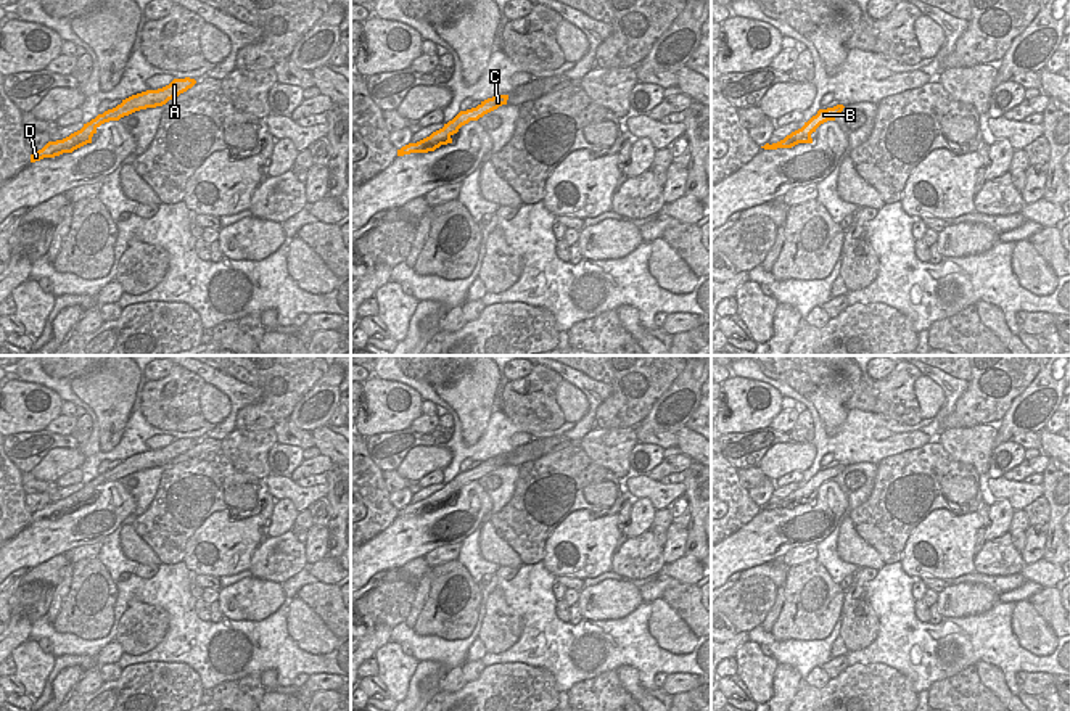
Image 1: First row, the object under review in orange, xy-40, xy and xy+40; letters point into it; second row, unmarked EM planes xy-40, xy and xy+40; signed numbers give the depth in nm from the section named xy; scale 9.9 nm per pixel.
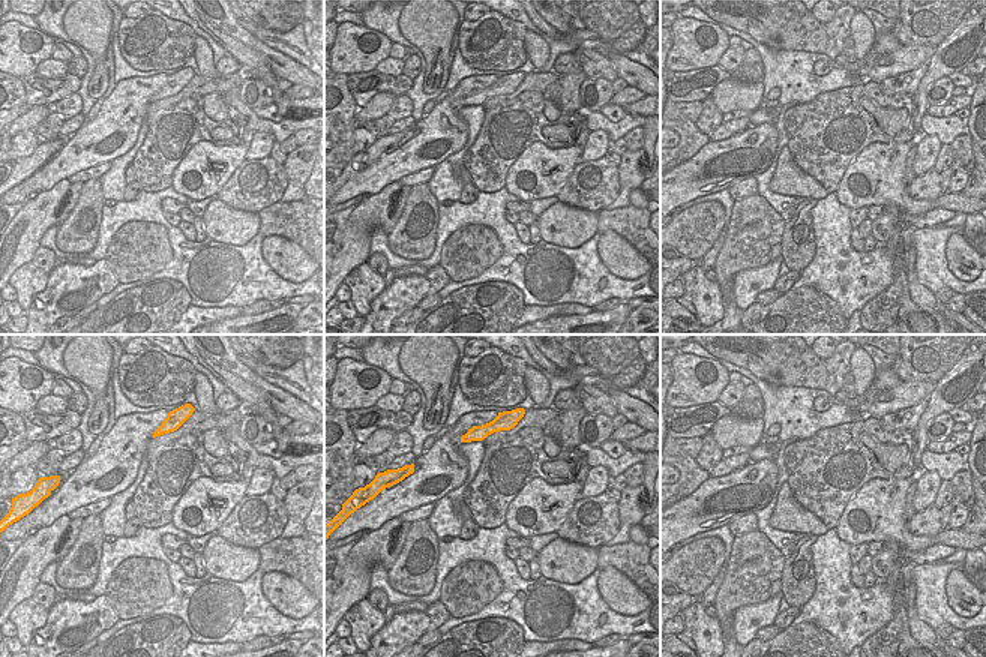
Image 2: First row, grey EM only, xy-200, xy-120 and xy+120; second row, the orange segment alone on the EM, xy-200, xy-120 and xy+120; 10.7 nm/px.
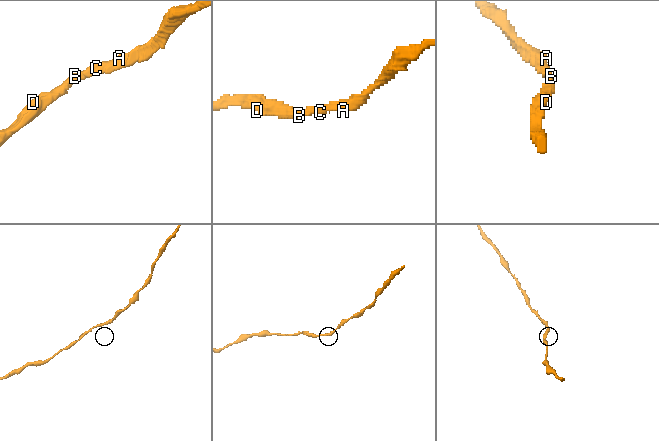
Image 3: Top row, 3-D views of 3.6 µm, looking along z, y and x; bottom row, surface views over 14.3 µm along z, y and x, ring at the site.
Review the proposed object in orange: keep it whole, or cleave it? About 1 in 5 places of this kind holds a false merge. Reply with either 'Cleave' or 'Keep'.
Keep

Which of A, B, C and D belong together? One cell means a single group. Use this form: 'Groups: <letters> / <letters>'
Groups: A B C D

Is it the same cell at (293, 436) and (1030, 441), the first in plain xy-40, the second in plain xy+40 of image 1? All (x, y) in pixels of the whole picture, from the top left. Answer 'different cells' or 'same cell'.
same cell

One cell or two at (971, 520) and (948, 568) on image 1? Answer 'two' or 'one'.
one

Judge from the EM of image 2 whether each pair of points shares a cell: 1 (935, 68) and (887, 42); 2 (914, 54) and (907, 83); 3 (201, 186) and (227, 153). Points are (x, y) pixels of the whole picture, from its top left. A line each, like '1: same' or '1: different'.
1: different
2: different
3: same

